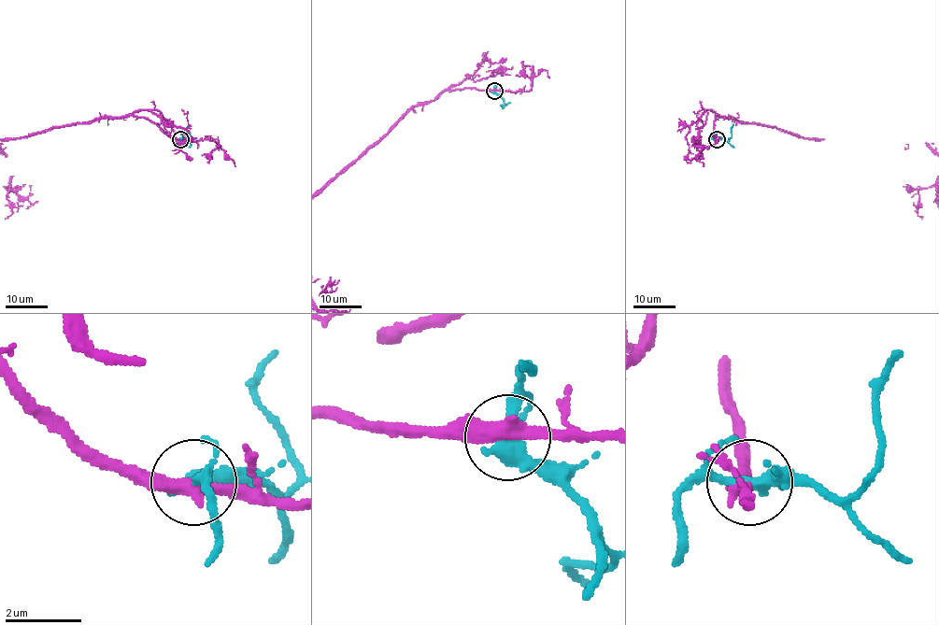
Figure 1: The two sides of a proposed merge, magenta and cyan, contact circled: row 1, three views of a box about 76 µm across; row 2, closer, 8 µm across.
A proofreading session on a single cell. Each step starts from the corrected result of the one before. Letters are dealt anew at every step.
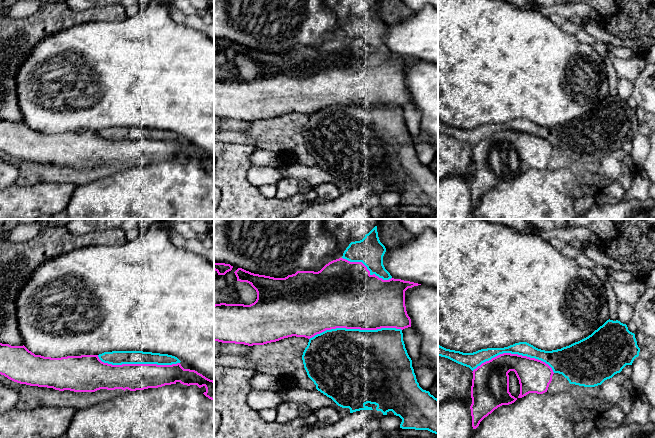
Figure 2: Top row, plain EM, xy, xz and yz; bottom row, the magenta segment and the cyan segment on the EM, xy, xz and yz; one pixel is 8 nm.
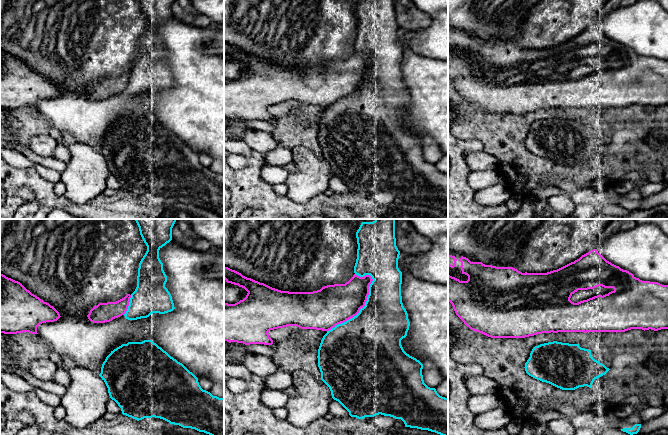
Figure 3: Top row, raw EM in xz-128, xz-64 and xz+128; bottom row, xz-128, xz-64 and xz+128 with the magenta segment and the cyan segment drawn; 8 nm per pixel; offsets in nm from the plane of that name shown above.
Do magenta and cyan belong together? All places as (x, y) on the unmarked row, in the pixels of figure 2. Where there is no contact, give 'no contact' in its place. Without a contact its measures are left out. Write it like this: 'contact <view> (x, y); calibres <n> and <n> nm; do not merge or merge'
contact xz (355, 104); calibres 480 and 500 nm; do not merge

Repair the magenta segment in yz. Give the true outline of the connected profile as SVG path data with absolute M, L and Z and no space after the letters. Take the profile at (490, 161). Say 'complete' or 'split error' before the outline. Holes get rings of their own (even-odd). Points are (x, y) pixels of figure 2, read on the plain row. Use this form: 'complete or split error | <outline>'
complete | M503 129L489 137L482 139L476 145L473 146L473 155L472 155L472 162L471 162L471 174L472 180L470 182L471 185L471 192L472 192L472 203L476 205L480 198L491 190L495 185L502 181L509 181L514 179L518 174L522 174L529 169L537 169L543 170L547 168L549 160L552 157L552 152L554 150L552 144L546 140L545 138L530 134L527 132L522 132L518 130L511 130L511 129ZM510 147L514 147L520 160L520 170L517 174L511 171L509 168L509 151Z

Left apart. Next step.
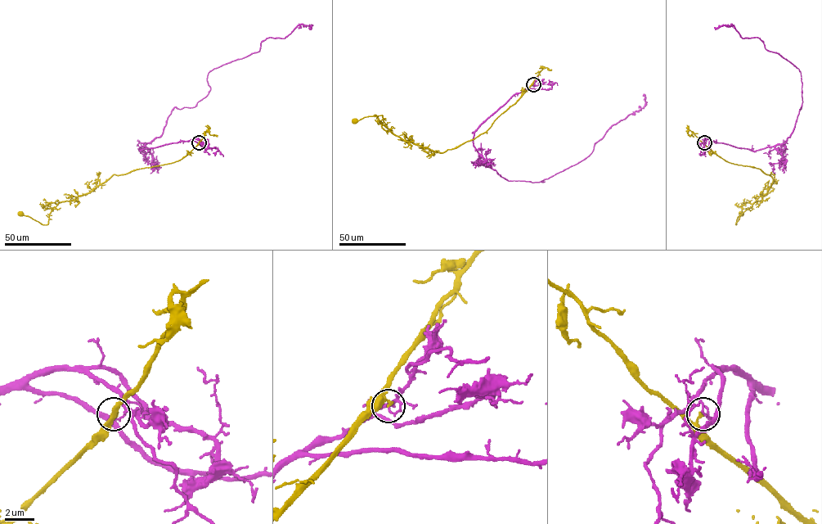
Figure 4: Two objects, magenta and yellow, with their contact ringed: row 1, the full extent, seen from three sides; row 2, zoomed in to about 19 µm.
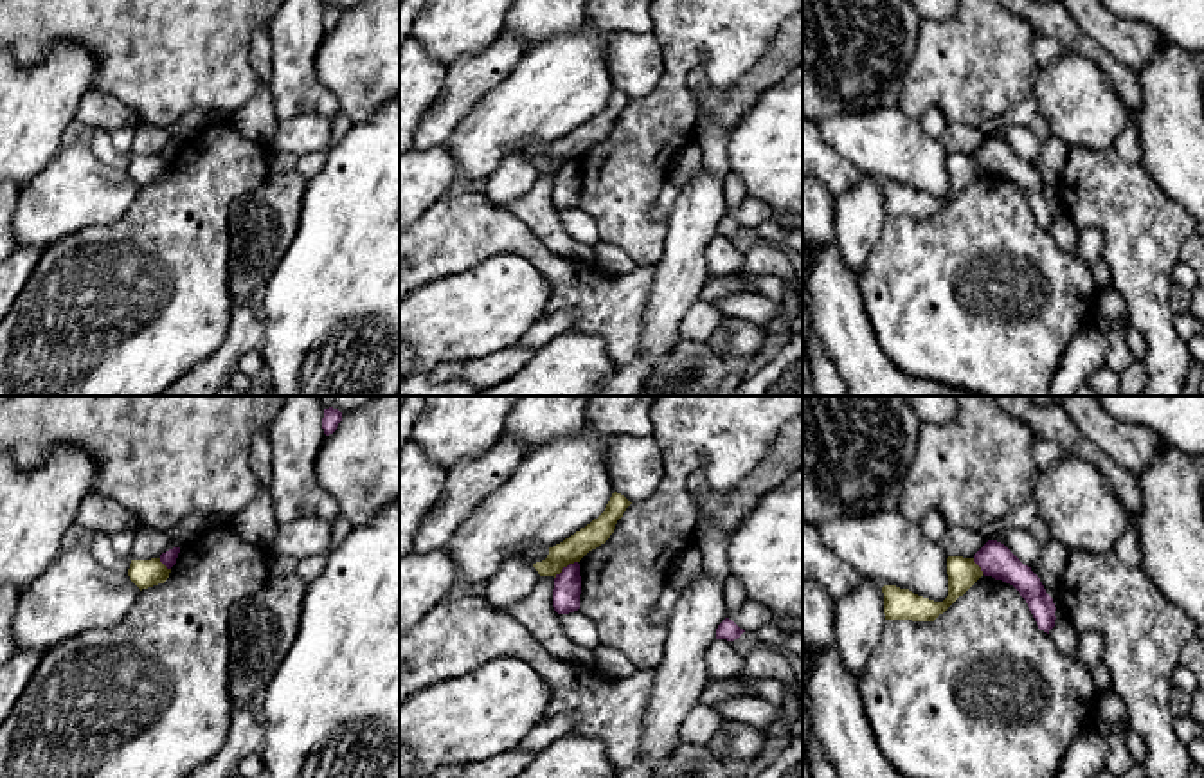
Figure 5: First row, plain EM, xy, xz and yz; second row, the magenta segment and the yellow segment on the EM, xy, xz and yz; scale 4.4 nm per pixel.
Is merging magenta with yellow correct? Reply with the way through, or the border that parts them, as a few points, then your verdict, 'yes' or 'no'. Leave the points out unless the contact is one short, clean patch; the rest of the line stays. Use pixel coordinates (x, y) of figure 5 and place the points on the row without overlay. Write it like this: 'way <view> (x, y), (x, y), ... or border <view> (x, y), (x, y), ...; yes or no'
border xz (576, 157), (569, 159), (555, 175); no

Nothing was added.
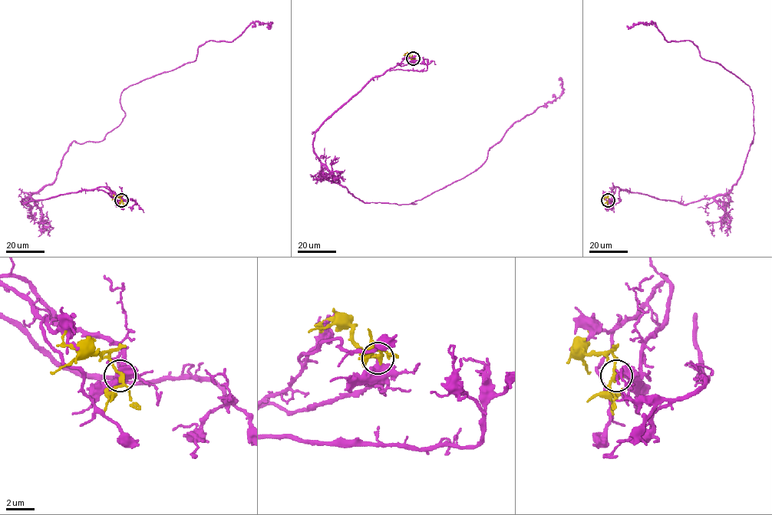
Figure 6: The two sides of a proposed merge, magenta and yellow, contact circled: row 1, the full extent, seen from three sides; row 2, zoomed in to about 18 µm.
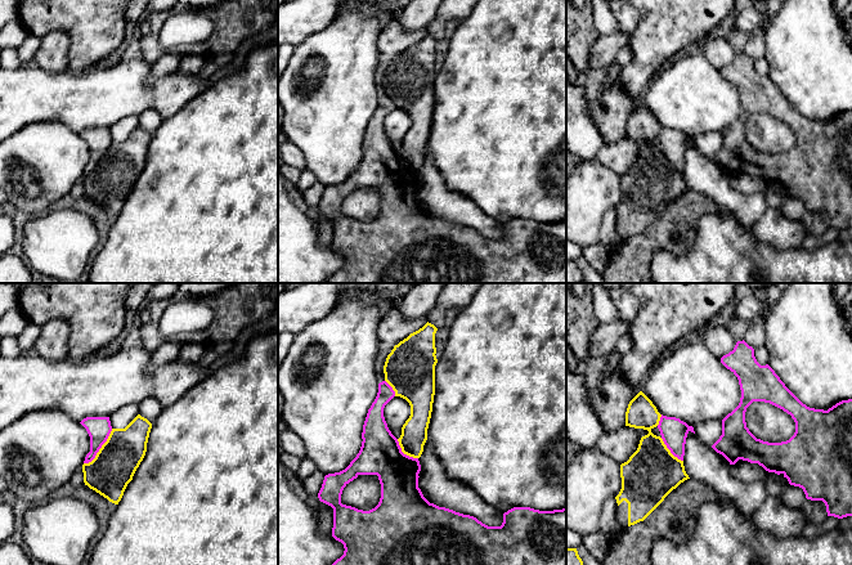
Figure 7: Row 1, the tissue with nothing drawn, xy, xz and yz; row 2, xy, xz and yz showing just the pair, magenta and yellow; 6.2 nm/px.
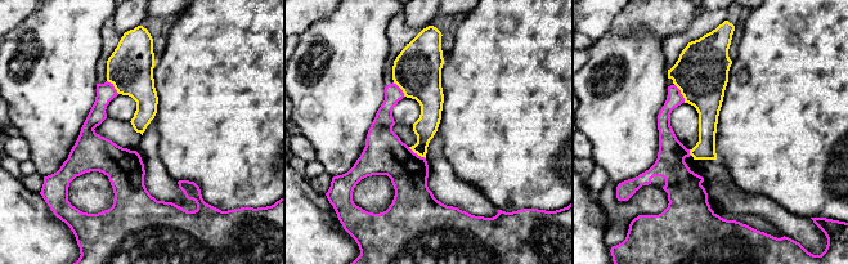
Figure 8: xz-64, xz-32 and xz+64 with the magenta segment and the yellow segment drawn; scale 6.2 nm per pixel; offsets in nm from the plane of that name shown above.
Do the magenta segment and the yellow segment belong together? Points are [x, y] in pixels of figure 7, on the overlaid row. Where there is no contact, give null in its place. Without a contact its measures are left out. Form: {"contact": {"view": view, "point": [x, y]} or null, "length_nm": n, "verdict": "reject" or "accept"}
{"contact": {"view": "xy", "point": [101, 447]}, "length_nm": 280, "verdict": "reject"}

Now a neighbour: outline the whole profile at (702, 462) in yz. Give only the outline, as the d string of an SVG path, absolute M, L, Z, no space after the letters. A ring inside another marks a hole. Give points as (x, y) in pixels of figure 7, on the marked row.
M691 431L686 438L683 466L690 479L710 485L746 516L752 516L768 497L763 481L743 483L735 479L730 472L730 462Z

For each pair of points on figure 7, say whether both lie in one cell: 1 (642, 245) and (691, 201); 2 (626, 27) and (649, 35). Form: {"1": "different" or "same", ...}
{"1": "same", "2": "different"}

